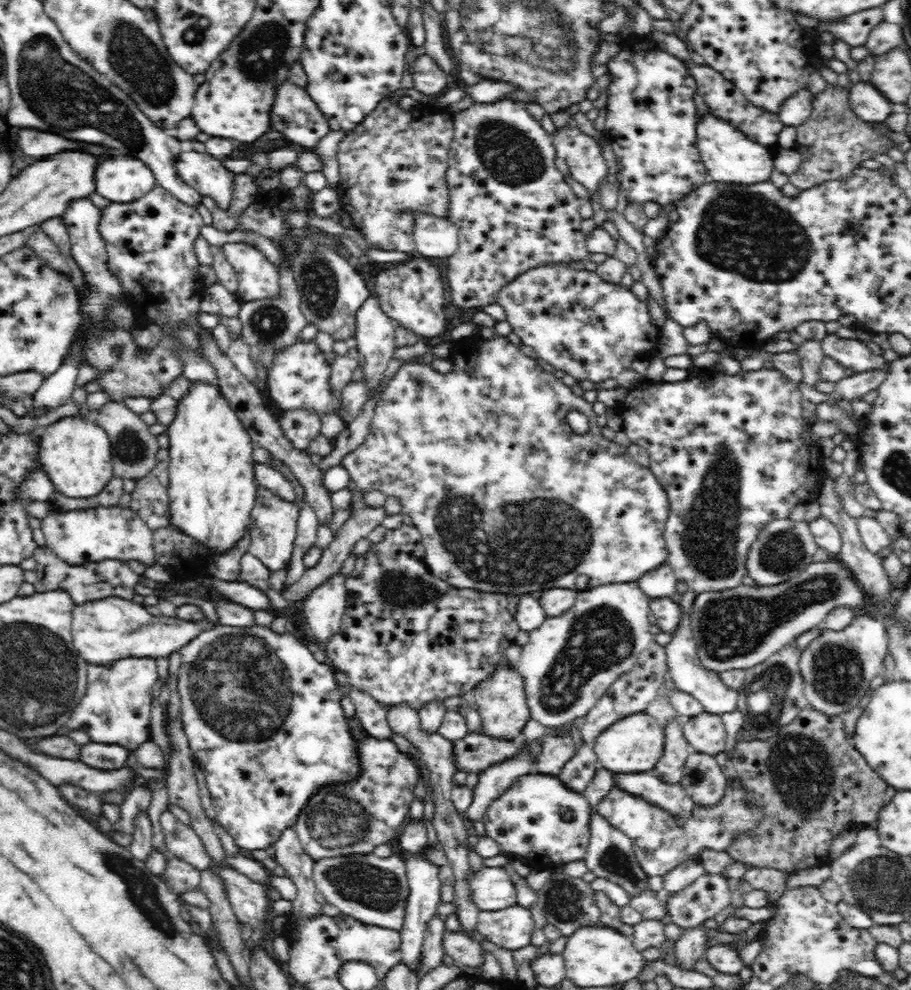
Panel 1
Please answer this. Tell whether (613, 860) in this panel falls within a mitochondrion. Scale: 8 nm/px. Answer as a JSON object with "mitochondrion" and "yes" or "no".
{"mitochondrion":"yes"}

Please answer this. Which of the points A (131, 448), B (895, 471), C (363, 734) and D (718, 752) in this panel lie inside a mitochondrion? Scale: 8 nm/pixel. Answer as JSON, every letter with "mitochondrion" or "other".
{"A":"mitochondrion","B":"mitochondrion","C":"other","D":"other"}

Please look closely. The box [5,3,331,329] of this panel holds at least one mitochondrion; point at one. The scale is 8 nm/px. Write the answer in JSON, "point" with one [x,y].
{"point":[51,87]}

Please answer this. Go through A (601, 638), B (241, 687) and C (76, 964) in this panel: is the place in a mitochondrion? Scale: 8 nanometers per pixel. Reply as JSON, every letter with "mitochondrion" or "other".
{"A":"mitochondrion","B":"mitochondrion","C":"other"}

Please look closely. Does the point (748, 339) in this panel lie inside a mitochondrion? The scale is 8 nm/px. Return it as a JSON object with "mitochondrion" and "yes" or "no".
{"mitochondrion":"no"}

